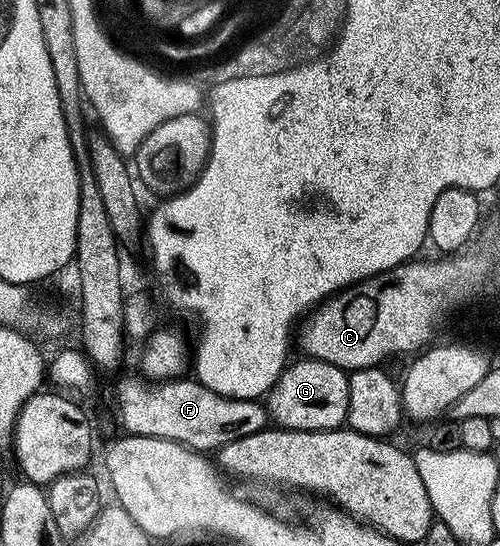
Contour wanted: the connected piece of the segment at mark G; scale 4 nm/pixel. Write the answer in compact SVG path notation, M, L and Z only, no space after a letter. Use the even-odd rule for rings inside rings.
M305 357L304 362L293 361L285 365L280 379L275 382L266 395L267 417L282 430L338 430L348 421L350 388L348 387L349 371L329 362L318 362Z

